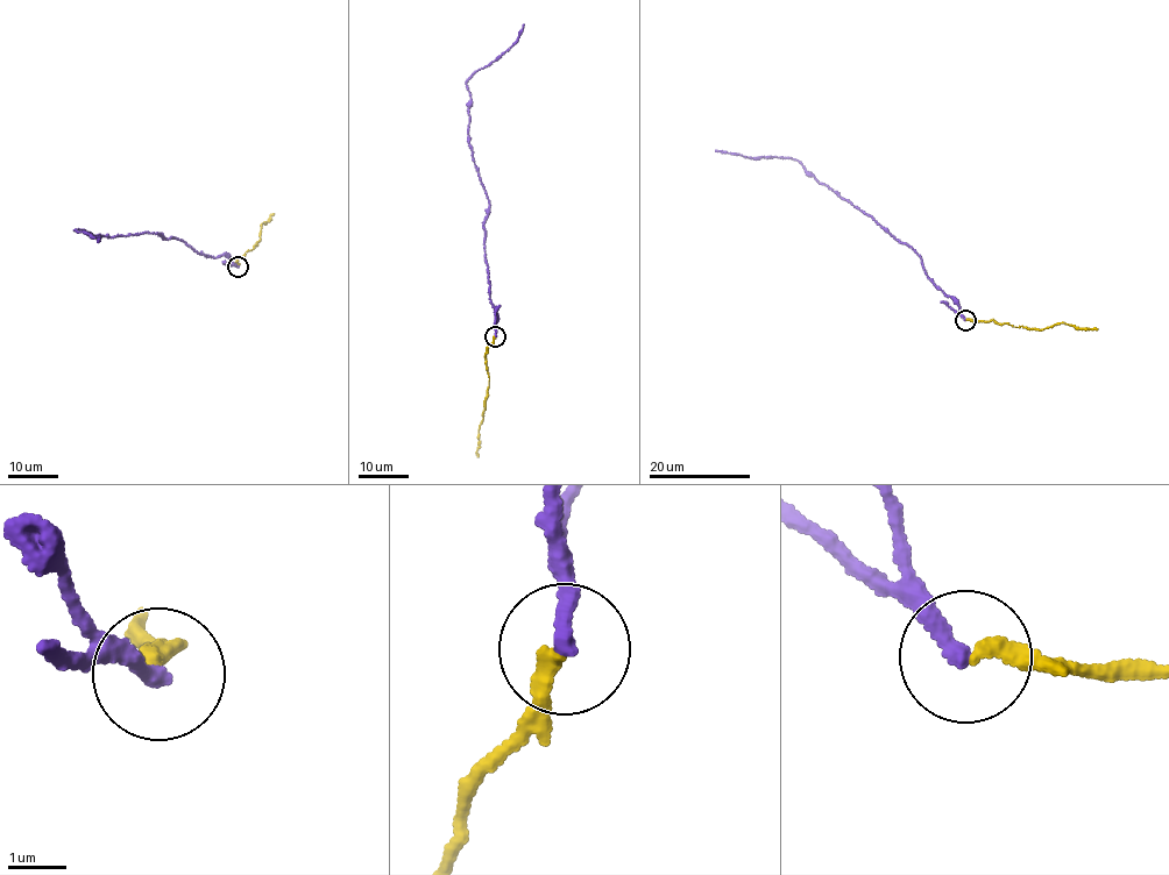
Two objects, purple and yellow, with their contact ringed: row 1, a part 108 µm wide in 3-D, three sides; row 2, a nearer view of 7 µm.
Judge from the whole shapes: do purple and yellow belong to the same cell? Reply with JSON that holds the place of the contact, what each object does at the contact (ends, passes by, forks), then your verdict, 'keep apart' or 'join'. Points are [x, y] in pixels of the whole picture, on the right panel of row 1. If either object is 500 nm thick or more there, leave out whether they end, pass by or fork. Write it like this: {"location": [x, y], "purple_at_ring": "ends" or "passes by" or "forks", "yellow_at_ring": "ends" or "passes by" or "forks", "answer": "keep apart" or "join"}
{"location": [965, 320], "purple_at_ring": "ends", "yellow_at_ring": "ends", "answer": "keep apart"}

